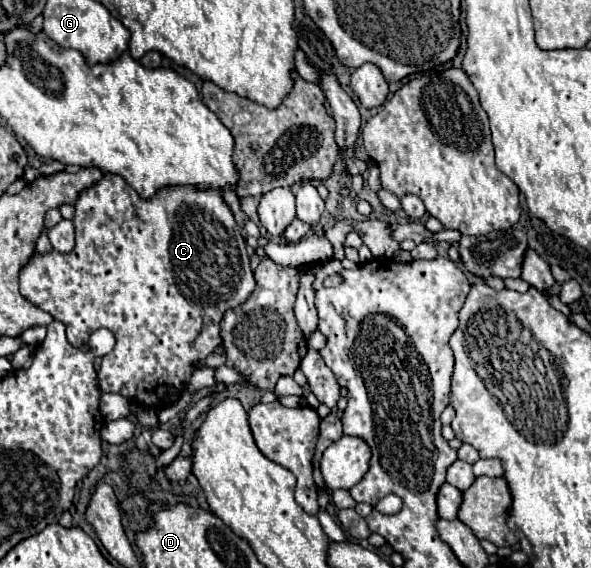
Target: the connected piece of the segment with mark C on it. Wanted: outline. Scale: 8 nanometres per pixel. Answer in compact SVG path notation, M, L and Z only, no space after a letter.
M106 172L94 186L82 190L76 202L76 216L74 216L74 226L76 226L76 246L68 254L58 254L58 252L48 252L48 254L34 254L30 262L22 268L20 272L20 292L24 298L28 298L32 304L38 308L46 310L52 314L56 320L64 322L66 326L66 336L72 346L82 346L86 338L98 328L108 328L116 336L116 346L110 354L106 354L100 362L98 370L98 382L102 392L116 392L126 398L136 400L140 406L150 406L150 408L162 408L166 402L166 394L180 394L186 390L186 380L188 376L196 370L194 362L204 360L208 354L214 352L216 346L220 346L220 320L228 308L240 306L254 290L254 274L250 270L250 260L246 254L246 242L240 234L240 226L234 220L234 214L230 212L228 204L224 202L222 194L216 190L194 190L194 186L164 186L158 190L158 194L150 200L142 200L128 182L118 176Z

